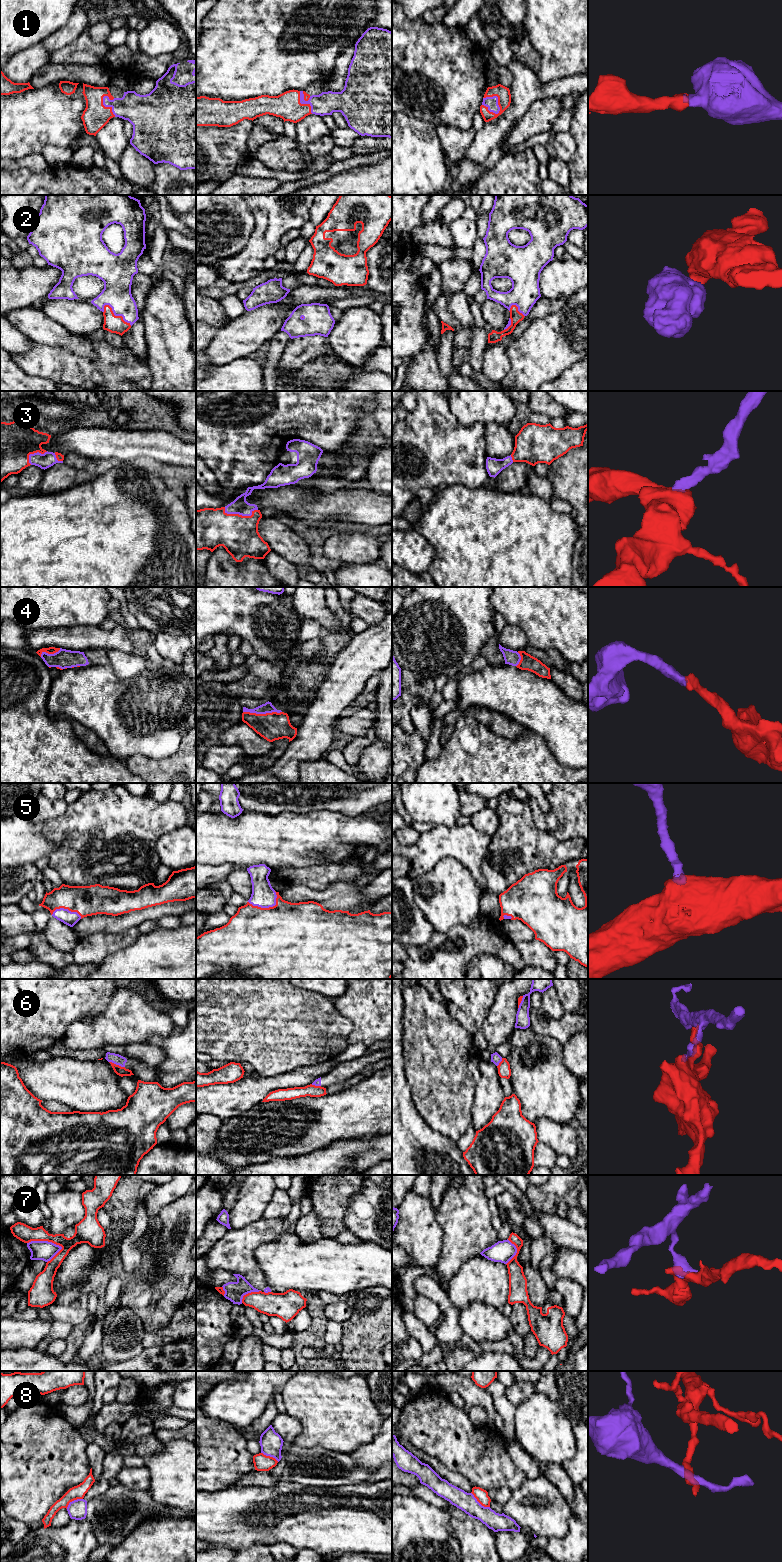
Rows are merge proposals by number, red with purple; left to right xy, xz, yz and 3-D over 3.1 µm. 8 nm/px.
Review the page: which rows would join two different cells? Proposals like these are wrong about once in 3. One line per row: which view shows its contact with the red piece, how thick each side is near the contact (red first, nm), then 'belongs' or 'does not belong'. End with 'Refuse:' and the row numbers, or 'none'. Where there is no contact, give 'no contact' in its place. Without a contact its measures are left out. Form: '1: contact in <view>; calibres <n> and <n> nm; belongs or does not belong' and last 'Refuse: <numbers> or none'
1: contact in yz; calibres 110 and 100 nm; belongs
2: contact in xy; calibres 140 and 220 nm; belongs
3: contact in xz; calibres 320 and 130 nm; belongs
4: contact in xz; calibres 220 and 80 nm; belongs
5: contact in xz; calibres 500 and 190 nm; belongs
6: contact in xy; calibres 80 and 90 nm; does not belong
7: contact in xy; calibres 140 and 160 nm; does not belong
8: contact in yz; calibres 100 and 150 nm; does not belong
Refuse: 6, 7, 8

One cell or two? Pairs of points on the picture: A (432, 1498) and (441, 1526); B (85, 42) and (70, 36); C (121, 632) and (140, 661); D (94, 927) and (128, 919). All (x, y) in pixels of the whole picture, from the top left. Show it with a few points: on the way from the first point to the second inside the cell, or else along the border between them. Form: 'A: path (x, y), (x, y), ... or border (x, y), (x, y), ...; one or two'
A: border (414, 1495), (446, 1511); two
B: border (88, 18), (85, 29), (70, 43), (55, 51); two
C: border (110, 649), (133, 652); two
D: path (102, 924), (120, 923); one

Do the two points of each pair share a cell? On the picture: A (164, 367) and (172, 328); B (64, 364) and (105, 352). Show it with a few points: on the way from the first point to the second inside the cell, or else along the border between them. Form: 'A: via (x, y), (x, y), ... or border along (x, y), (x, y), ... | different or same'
A: via (169, 357), (169, 338) | same
B: via (74, 364), (93, 364), (95, 362) | same

